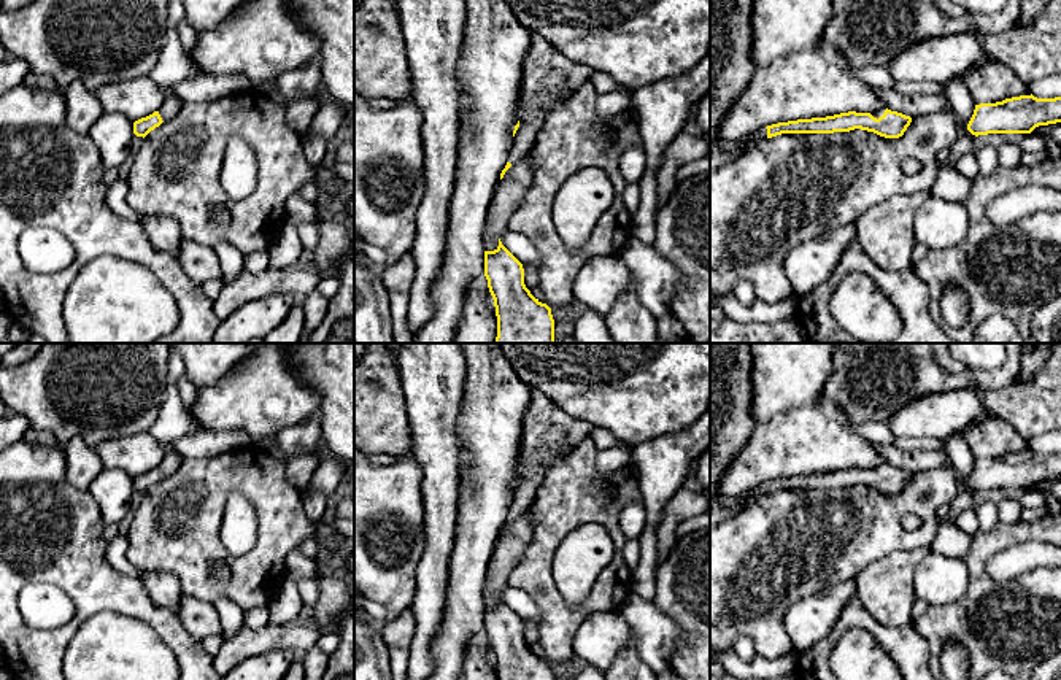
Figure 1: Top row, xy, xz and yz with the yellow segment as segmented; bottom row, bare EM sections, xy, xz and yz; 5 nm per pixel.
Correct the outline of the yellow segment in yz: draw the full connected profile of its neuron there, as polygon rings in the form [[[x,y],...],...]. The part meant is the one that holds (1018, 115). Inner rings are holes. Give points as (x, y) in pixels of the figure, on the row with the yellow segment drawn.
[[[1020,95],[996,103],[975,105],[967,130],[988,133],[1031,133],[1039,126],[1061,122],[1061,97]]]

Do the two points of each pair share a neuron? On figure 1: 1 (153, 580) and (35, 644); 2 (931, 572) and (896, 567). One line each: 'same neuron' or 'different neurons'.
1: different neurons
2: different neurons

